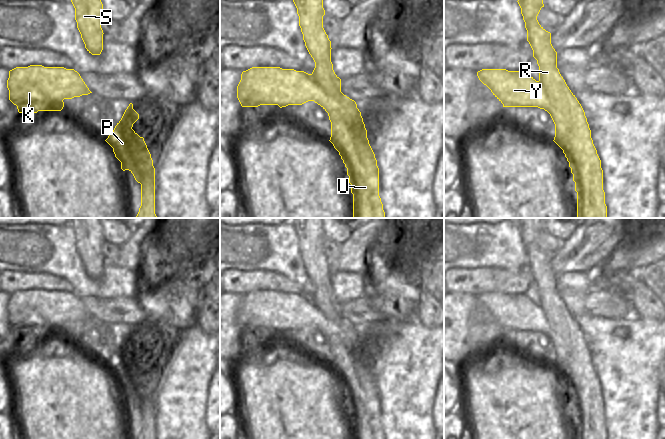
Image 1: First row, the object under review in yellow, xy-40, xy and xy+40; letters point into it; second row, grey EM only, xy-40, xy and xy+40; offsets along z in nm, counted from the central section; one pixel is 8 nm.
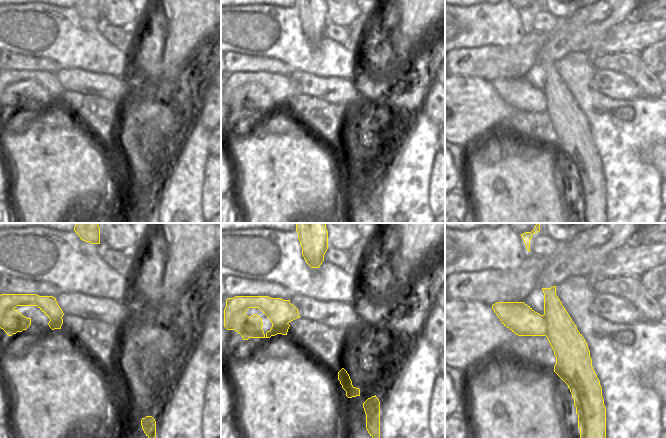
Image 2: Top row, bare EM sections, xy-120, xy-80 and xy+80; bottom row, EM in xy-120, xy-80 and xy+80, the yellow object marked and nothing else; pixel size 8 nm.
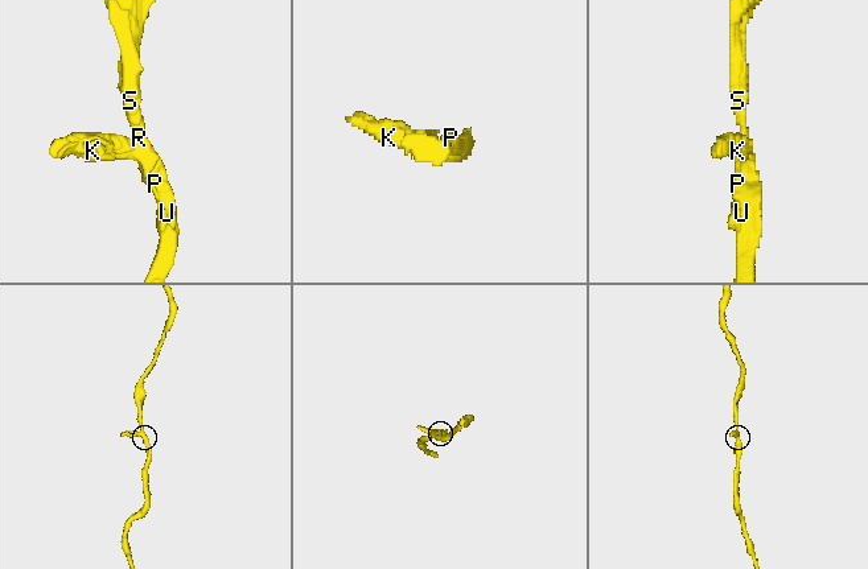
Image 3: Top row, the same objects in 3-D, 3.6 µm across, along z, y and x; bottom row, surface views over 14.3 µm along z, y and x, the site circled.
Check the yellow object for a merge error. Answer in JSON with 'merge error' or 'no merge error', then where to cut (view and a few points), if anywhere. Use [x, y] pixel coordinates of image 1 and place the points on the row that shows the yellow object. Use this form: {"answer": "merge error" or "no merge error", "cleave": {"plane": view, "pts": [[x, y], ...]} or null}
{"answer": "merge error", "cleave": {"plane": "xy", "pts": [[310, 74], [340, 104], [339, 112]]}}

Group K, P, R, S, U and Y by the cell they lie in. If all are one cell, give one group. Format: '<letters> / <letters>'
K Y / P R S U

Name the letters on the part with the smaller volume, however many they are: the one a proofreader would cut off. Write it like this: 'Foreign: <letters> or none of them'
Foreign: K, Y

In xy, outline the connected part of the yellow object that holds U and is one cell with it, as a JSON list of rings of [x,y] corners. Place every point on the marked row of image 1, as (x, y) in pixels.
[[[293,0],[299,16],[299,26],[305,46],[315,62],[312,76],[325,93],[341,104],[341,111],[328,113],[331,122],[330,142],[339,152],[349,176],[353,194],[353,218],[385,218],[383,204],[379,196],[379,168],[375,154],[367,138],[367,130],[354,100],[341,92],[341,79],[335,74],[331,62],[331,41],[323,28],[323,0]]]

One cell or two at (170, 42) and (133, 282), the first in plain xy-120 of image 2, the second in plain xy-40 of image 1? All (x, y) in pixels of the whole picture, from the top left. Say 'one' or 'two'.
two

